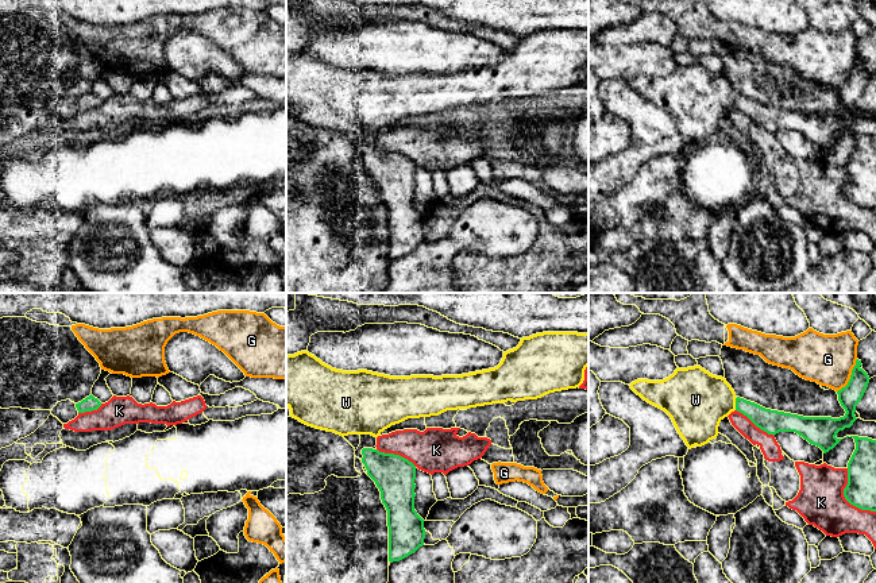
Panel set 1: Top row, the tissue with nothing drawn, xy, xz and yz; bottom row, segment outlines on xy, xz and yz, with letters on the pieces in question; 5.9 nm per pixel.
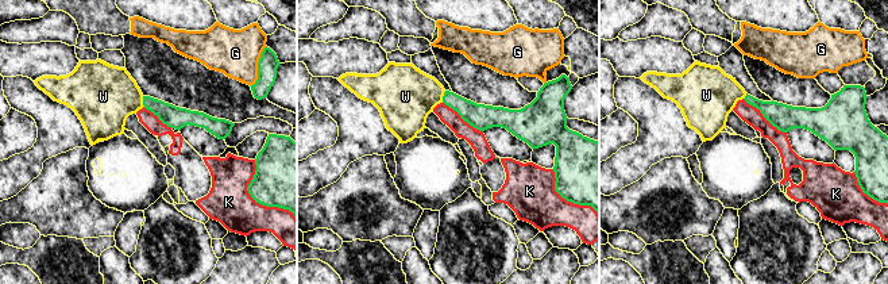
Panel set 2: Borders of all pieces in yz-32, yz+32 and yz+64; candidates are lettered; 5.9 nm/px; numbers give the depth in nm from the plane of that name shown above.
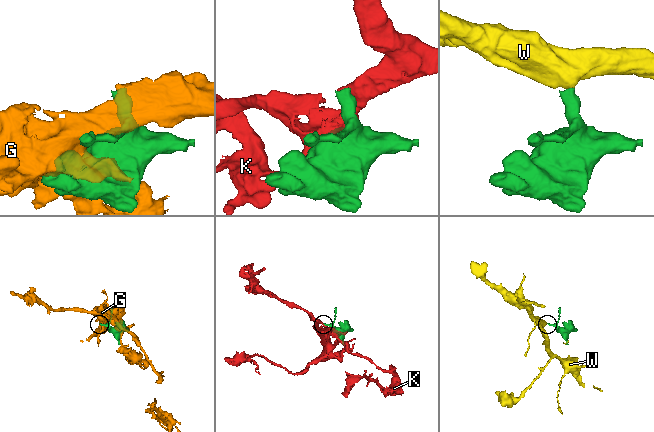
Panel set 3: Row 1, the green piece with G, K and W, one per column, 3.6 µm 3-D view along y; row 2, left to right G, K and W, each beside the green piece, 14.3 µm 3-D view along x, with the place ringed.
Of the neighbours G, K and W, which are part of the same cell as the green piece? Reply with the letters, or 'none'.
W

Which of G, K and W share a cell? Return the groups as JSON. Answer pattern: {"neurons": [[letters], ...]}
{"neurons": [["G"], ["K"], ["W"]]}

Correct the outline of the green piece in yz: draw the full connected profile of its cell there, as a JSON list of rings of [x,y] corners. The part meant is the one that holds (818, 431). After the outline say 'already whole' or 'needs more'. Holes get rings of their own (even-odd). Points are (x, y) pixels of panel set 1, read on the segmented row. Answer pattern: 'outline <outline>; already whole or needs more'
outline [[[857,359],[848,385],[837,391],[846,412],[840,418],[803,417],[765,409],[737,397],[725,378],[713,375],[701,366],[678,367],[663,381],[637,379],[630,383],[630,389],[671,417],[688,449],[717,439],[719,422],[737,410],[768,435],[795,432],[826,453],[842,440],[836,437],[837,433],[850,428],[857,420],[856,406],[869,383],[869,377],[861,366]]]; needs more

